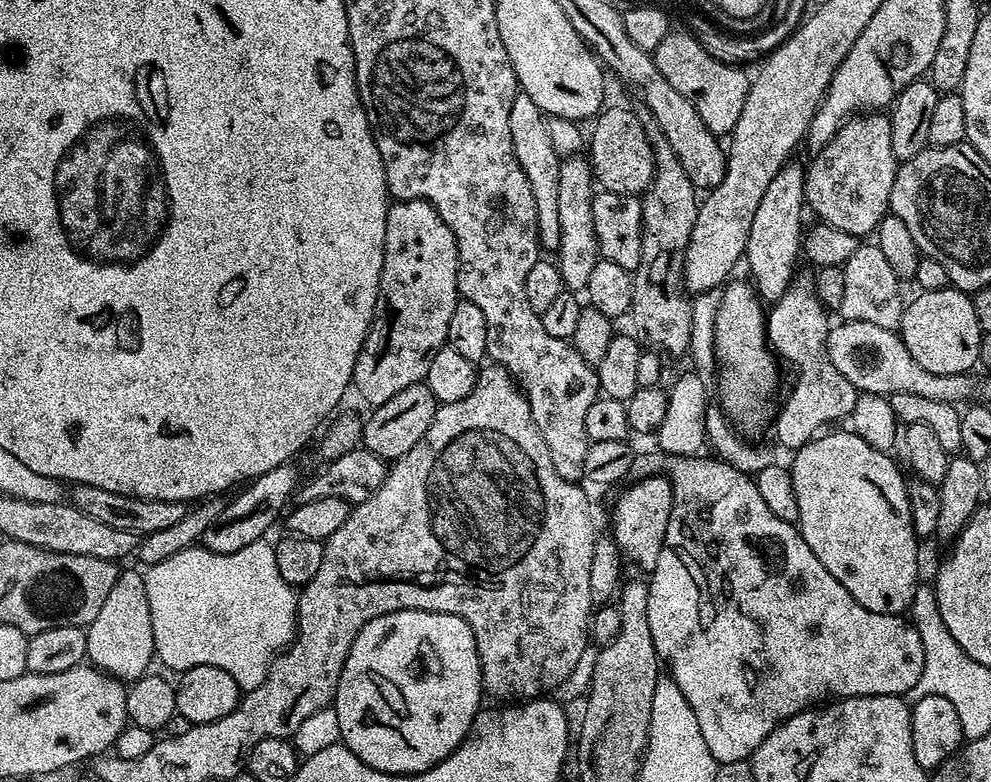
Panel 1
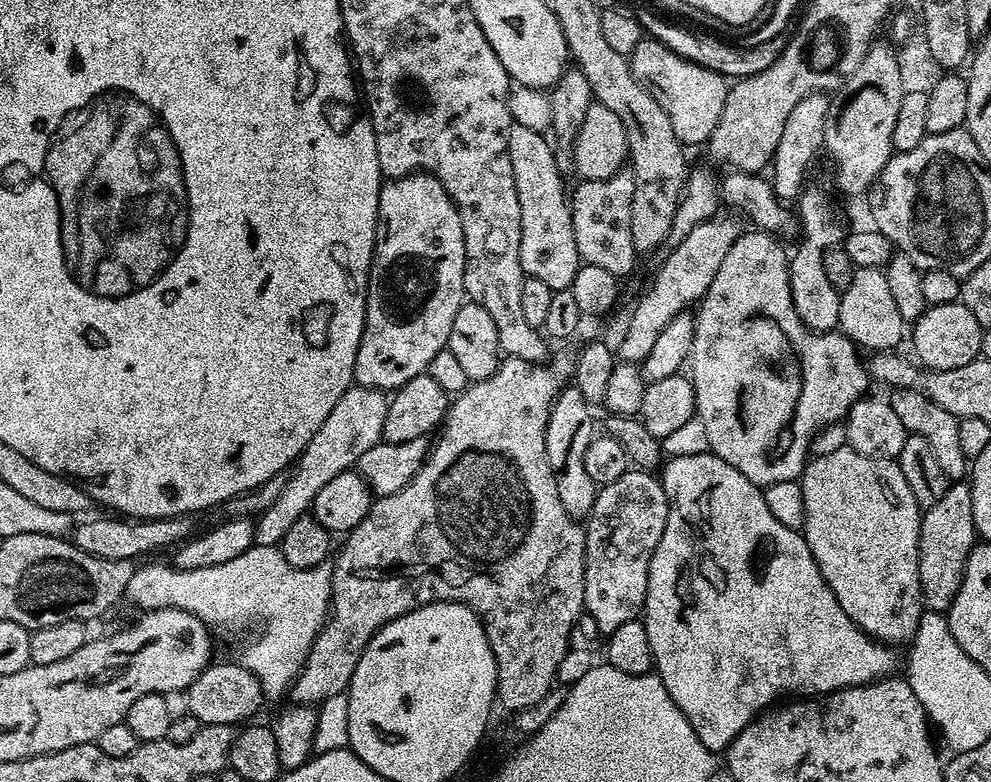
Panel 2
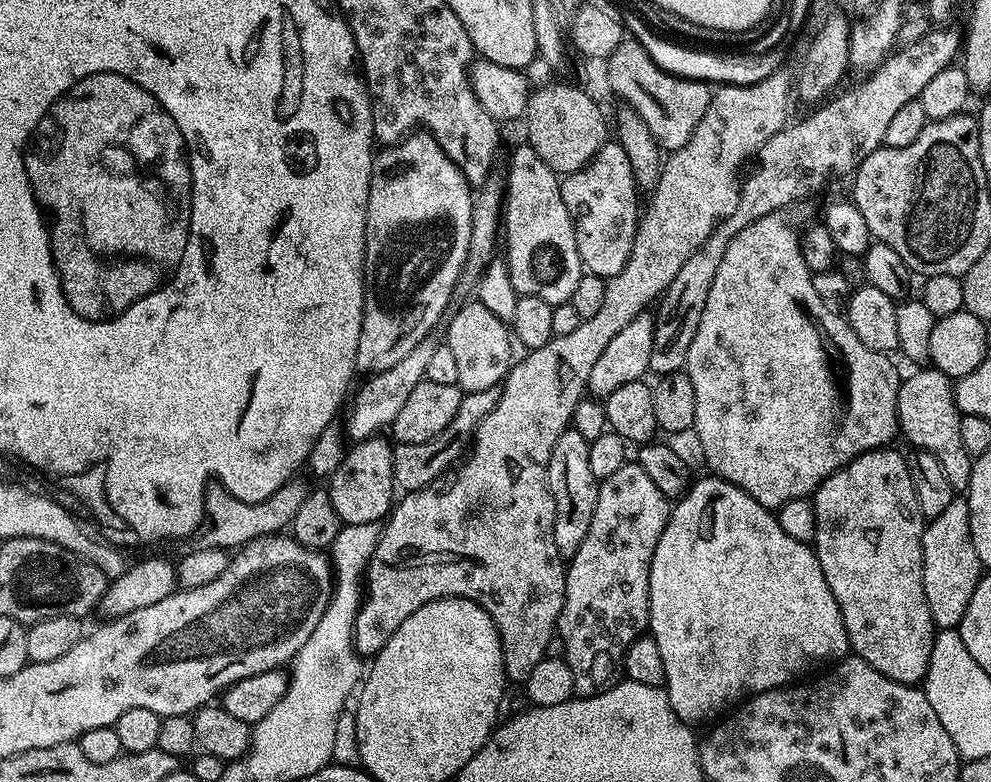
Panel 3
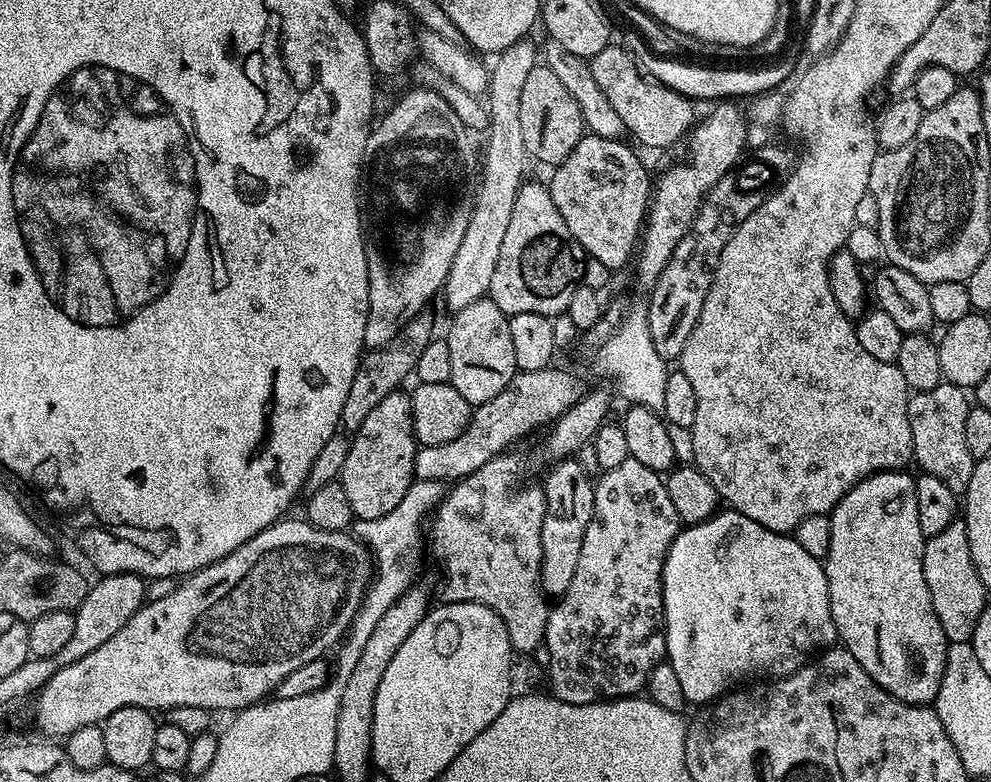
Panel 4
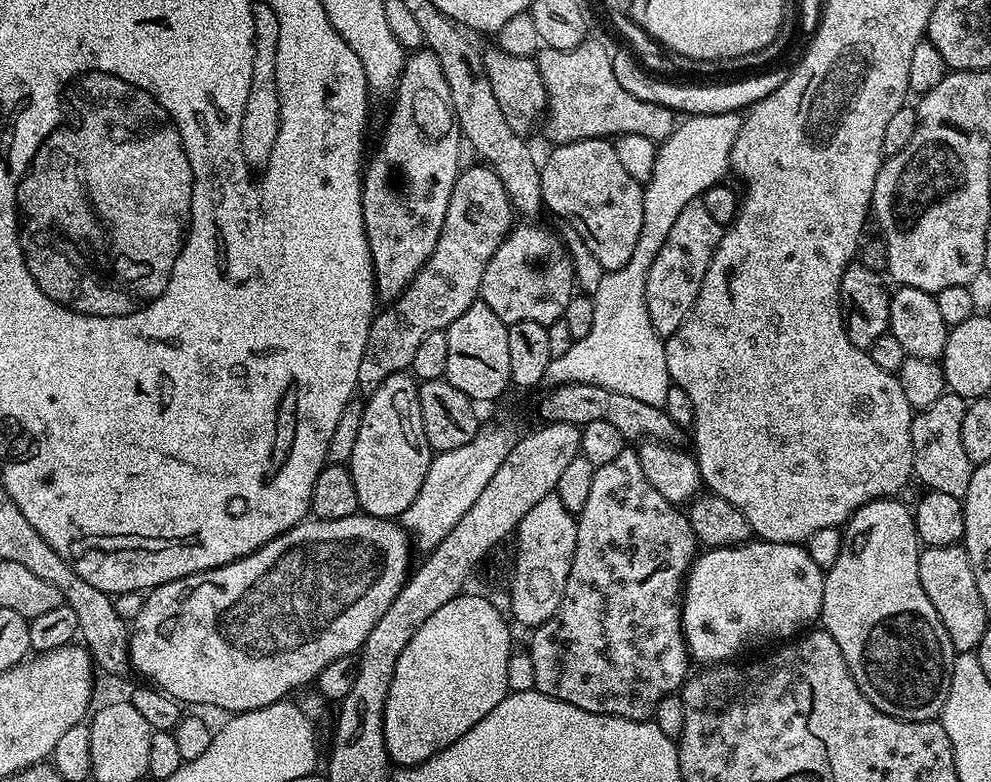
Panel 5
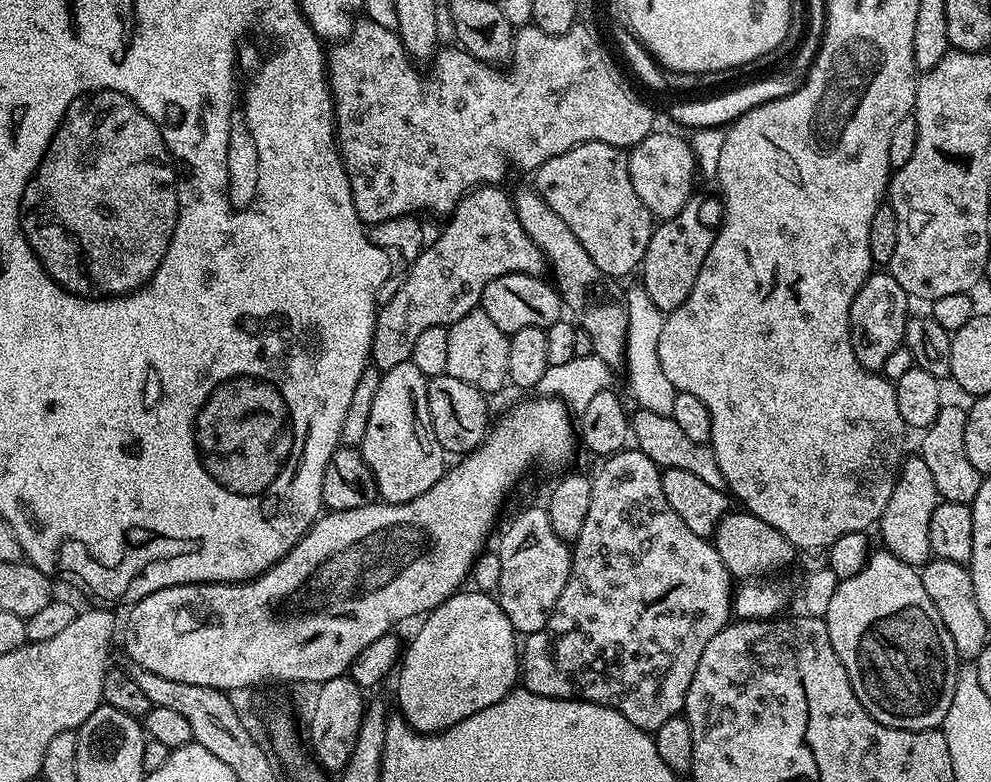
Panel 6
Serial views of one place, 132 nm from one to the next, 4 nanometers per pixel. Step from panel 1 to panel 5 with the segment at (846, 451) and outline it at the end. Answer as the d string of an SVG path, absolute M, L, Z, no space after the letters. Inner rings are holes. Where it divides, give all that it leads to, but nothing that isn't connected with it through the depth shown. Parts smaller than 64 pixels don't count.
M885 498L871 500L856 511L855 516L848 521L843 529L844 541L842 550L838 554L838 562L830 566L824 573L824 593L822 594L822 610L820 611L819 623L823 631L838 642L838 650L842 650L842 658L846 658L846 666L862 694L870 698L870 702L882 714L890 714L894 718L903 720L935 720L939 717L946 702L946 694L950 694L950 682L954 670L954 658L957 650L950 642L950 634L946 634L946 626L942 626L942 618L938 618L938 610L934 610L930 598L926 598L926 590L922 590L922 578L918 578L918 558L922 551L920 536L916 533L916 518L911 507L908 508L900 501L900 498Z

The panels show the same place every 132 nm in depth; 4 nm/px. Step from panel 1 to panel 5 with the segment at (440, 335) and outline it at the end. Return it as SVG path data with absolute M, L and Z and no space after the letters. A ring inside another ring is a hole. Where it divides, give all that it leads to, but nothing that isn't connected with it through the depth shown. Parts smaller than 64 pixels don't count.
M427 50L413 51L405 59L400 82L394 89L395 96L384 137L380 140L380 149L376 152L376 168L365 167L362 172L364 229L372 255L372 268L376 272L376 295L384 302L399 298L430 254L434 254L434 246L438 246L438 236L442 234L442 222L446 222L450 194L462 167L460 124L456 121L450 86L446 86L446 74L442 74L436 55Z

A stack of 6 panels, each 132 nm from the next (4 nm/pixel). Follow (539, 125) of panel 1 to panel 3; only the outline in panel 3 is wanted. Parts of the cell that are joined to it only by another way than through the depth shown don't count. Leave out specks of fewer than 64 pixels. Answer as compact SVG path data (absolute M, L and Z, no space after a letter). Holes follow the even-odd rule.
M526 142L513 150L508 168L502 226L508 230L506 263L510 282L521 296L542 298L554 306L569 303L582 275L582 265L570 210L562 202L561 177Z

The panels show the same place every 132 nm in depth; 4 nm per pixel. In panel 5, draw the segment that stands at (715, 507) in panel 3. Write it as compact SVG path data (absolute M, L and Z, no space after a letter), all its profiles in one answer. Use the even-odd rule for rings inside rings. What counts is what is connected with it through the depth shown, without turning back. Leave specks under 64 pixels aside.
M752 538L742 544L701 551L692 561L684 581L680 613L689 657L695 663L697 660L700 666L711 666L735 661L739 657L736 655L743 648L748 648L759 640L791 641L820 619L824 573L825 569L820 568L814 558L810 558L807 547L799 544L775 544L769 540Z

